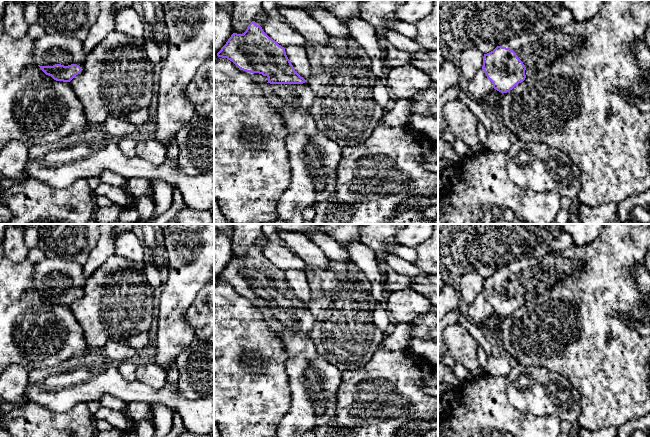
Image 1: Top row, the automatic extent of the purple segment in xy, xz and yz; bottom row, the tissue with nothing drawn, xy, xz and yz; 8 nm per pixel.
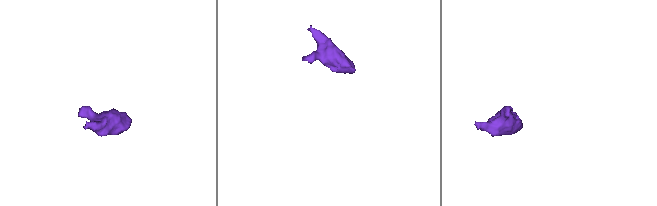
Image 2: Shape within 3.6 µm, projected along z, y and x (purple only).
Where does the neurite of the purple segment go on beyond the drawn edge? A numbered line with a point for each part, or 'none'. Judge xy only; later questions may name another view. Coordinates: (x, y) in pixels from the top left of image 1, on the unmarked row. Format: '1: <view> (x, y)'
1: xy (54, 272)

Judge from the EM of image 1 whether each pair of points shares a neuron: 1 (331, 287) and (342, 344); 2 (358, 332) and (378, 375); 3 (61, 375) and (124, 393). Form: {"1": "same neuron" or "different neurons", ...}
{"1": "same neuron", "2": "different neurons", "3": "same neuron"}

